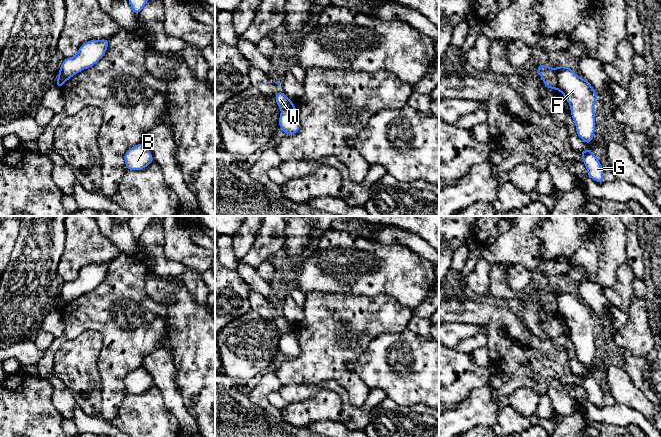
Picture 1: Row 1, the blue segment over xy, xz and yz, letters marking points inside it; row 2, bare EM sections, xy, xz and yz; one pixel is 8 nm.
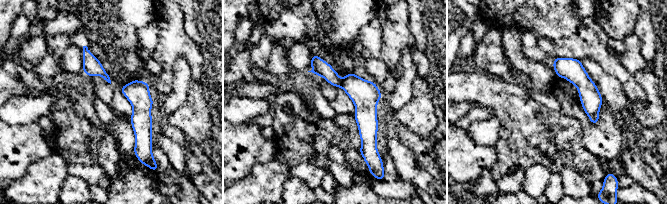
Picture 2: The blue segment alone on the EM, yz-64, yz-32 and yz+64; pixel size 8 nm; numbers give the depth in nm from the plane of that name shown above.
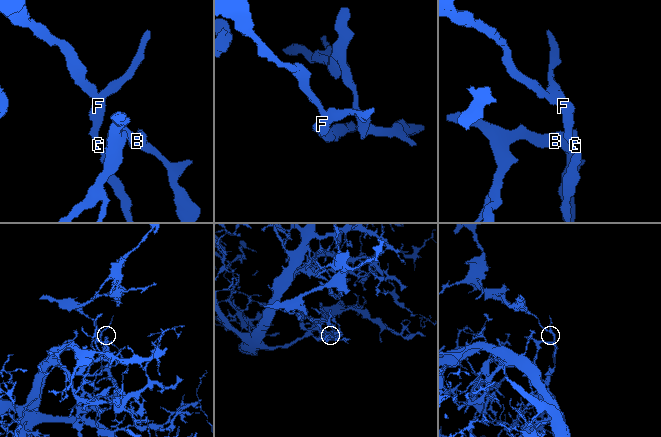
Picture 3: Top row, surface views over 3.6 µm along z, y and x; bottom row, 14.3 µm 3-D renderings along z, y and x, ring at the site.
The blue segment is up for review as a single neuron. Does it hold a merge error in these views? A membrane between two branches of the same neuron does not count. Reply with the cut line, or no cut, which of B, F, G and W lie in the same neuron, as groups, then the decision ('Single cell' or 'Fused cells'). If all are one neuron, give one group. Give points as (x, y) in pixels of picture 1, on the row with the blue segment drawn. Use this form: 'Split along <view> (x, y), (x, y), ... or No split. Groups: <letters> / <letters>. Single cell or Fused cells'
Split along yz (553, 69), (556, 74), (557, 88). Groups: B F G / W. Fused cells

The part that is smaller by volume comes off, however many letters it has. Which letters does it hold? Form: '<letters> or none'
W

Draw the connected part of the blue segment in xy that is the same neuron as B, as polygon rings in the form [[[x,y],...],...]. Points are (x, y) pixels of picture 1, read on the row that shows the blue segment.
[[[143,142],[128,149],[124,154],[127,170],[140,171],[154,162],[151,152]]]

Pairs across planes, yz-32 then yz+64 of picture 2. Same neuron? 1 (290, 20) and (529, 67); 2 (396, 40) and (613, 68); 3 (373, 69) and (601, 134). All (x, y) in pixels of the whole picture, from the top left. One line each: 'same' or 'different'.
1: different
2: different
3: same

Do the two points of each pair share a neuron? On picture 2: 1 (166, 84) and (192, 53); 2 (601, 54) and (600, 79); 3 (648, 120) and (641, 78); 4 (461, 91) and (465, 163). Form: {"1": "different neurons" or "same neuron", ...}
{"1": "same neuron", "2": "different neurons", "3": "same neuron", "4": "different neurons"}

